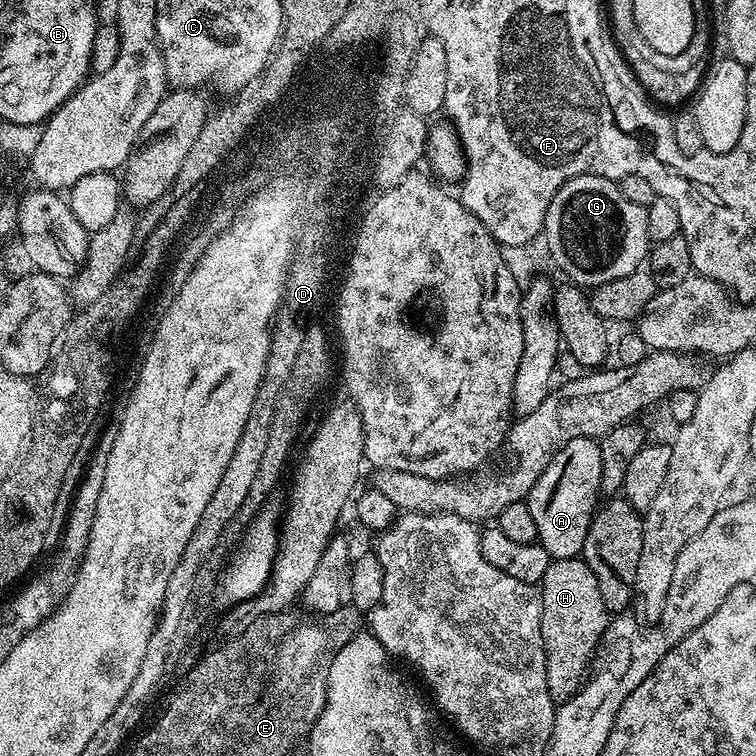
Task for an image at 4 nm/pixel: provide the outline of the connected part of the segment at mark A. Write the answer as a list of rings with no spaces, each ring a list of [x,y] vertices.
[[[574,438],[566,442],[534,482],[526,503],[538,526],[537,541],[553,560],[574,560],[583,553],[586,534],[598,508],[596,496],[601,495],[601,482],[602,450],[599,443],[590,438]]]

